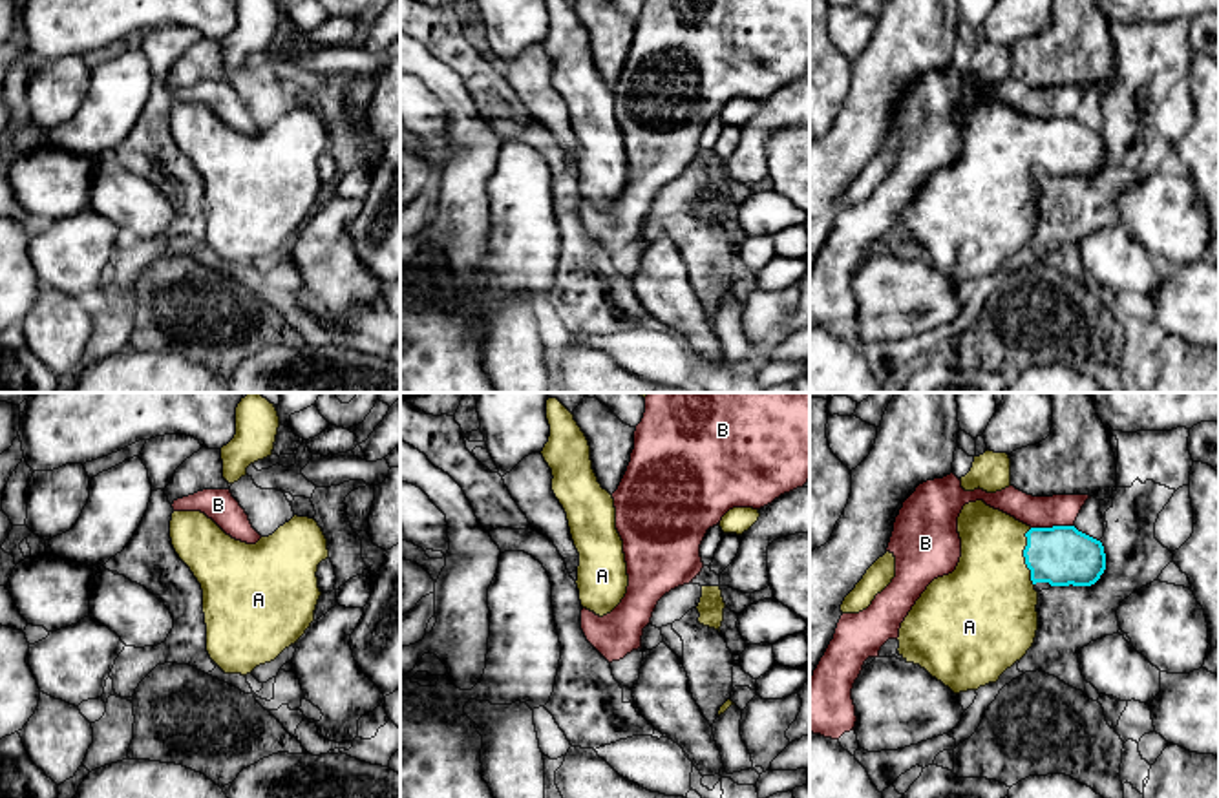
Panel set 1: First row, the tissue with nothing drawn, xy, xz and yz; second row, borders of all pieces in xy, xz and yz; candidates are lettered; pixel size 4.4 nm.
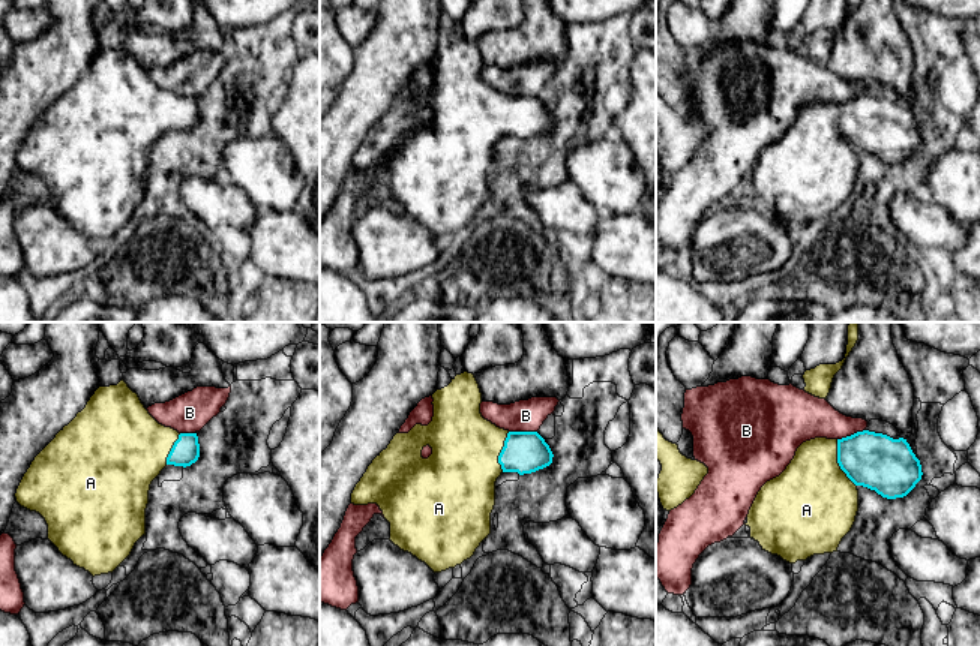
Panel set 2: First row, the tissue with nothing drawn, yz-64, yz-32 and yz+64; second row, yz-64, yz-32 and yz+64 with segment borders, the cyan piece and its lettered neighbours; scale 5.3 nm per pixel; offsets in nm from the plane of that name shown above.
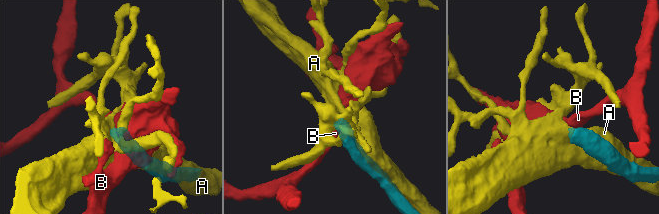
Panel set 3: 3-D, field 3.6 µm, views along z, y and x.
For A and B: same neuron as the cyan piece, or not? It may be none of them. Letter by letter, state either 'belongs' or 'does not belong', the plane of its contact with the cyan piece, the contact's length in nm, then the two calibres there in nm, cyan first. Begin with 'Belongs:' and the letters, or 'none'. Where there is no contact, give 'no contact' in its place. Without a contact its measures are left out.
Belongs: A
A: belongs | yz | 260 nm | 260/400 nm
B: does not belong | yz | 180 nm | 260/140 nm

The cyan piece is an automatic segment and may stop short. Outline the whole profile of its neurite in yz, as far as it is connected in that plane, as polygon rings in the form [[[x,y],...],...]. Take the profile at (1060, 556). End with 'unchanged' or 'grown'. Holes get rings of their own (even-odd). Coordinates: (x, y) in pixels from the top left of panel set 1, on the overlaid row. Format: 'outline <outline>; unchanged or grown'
outline [[[983,500],[963,506],[958,533],[961,557],[956,570],[927,586],[897,637],[899,656],[954,694],[996,683],[1033,646],[1038,630],[1036,583],[1091,586],[1106,570],[1102,542],[1075,526],[1031,528]]]; grown

